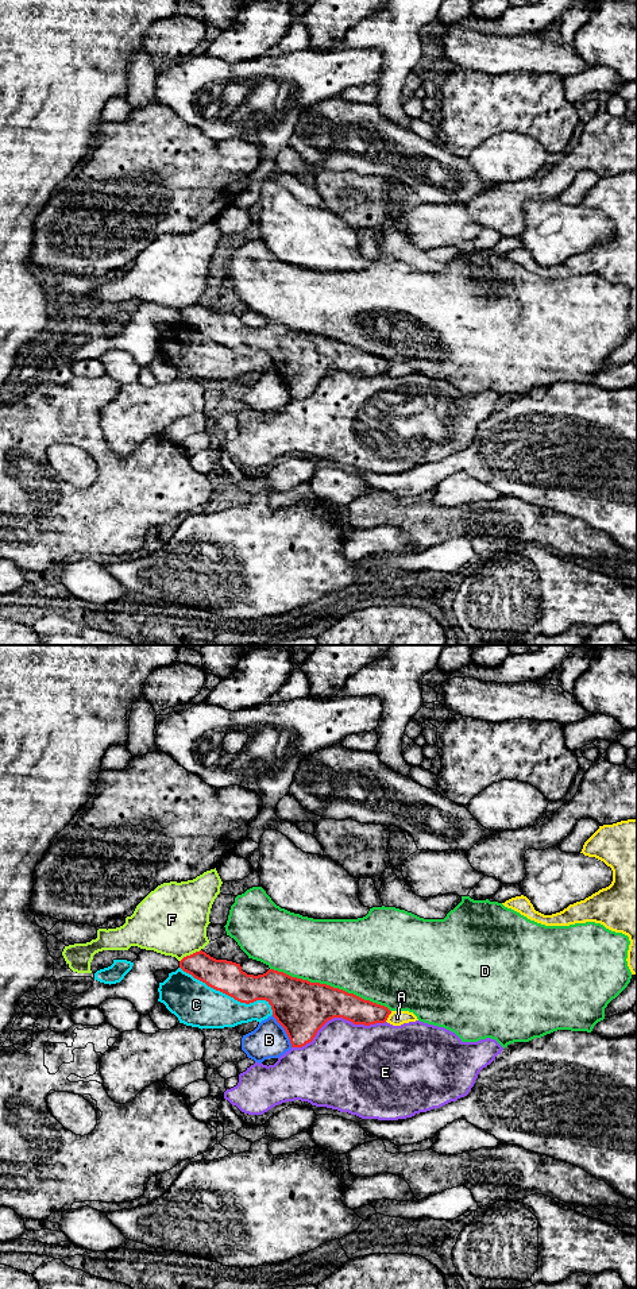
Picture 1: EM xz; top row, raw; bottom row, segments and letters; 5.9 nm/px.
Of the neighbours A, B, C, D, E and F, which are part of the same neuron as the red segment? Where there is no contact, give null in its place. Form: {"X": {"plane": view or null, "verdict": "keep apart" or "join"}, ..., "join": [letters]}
{"A": {"plane": "xz", "verdict": "keep apart"}, "B": {"plane": "xz", "verdict": "keep apart"}, "C": {"plane": "xz", "verdict": "keep apart"}, "D": {"plane": "xz", "verdict": "keep apart"}, "E": {"plane": "xz", "verdict": "keep apart"}, "F": {"plane": "xz", "verdict": "keep apart"}, "join": []}

